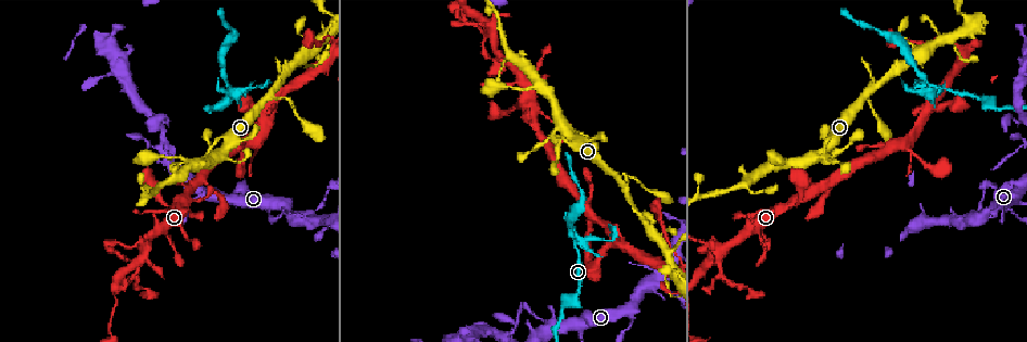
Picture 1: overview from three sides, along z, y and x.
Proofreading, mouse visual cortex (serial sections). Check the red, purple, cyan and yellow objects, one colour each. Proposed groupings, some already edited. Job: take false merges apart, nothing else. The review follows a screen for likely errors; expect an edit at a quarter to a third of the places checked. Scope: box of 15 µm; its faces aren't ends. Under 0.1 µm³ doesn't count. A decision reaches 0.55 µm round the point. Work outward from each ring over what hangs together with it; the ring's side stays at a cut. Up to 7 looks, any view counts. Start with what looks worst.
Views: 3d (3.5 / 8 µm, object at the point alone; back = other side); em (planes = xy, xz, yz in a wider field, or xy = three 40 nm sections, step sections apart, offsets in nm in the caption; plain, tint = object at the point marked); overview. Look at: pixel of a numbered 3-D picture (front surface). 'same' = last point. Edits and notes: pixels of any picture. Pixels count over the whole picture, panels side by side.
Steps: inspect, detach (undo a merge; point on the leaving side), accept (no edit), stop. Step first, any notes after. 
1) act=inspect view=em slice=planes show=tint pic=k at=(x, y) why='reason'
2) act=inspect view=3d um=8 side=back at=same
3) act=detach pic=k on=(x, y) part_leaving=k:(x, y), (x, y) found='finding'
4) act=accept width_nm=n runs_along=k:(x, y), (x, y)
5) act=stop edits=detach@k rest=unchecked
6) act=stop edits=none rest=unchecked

act=inspect view=3d um=3.5 pic=1 at=(933, 84) why='branch point'

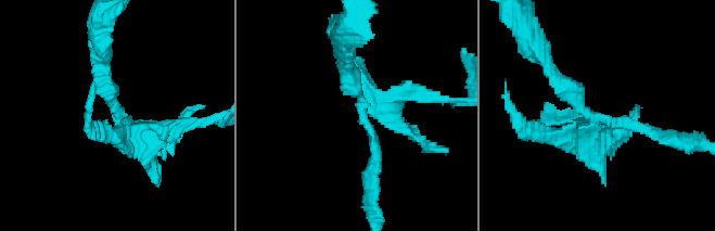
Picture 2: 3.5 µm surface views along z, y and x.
act=inspect view=em slice=planes show=tint pic=2 at=(121, 120)

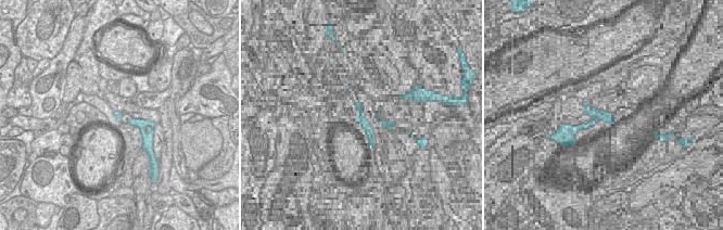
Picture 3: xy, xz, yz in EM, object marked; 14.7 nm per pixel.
act=detach pic=2 on=(552, 135) part_leaving=2:(370, 110), (404, 93), (460, 101) found='a second cell is stuck on'

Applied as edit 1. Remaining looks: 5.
act=inspect view=overview why='see it whole again'

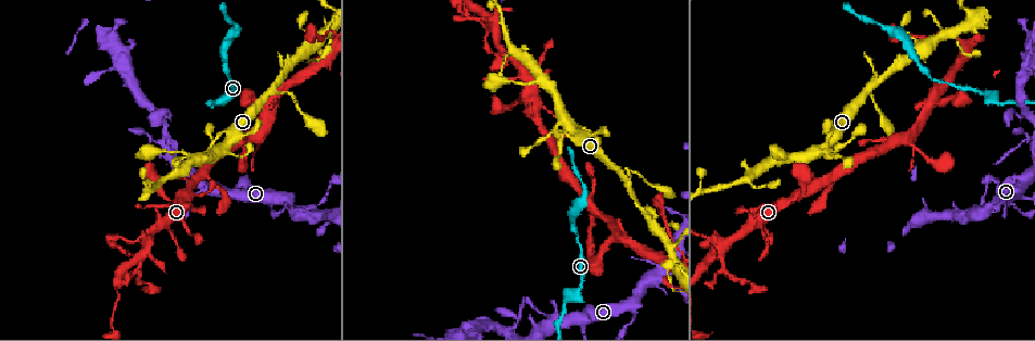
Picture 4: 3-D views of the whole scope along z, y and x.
act=inspect view=3d um=8 pic=4 at=(719, 252) why='four arms meet'

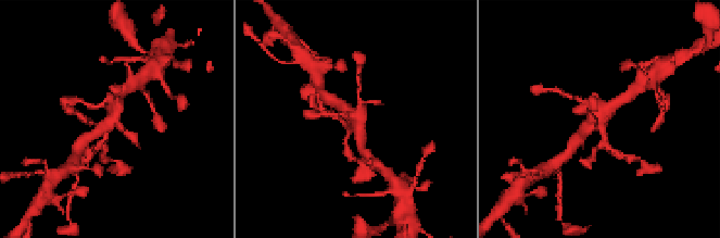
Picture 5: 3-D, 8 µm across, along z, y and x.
act=inspect view=3d um=3.5 pic=5 at=(598, 117)

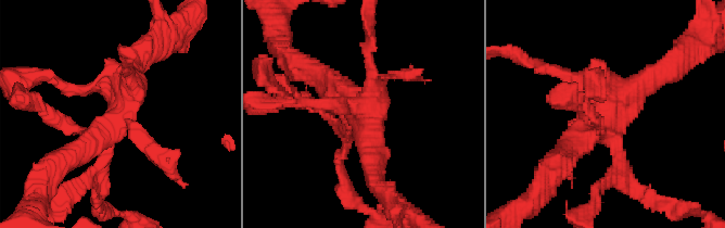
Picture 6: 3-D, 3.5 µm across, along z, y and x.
act=inspect view=em slice=xy step=2 show=tint pic=6 at=(119, 117) why='need the tissue'

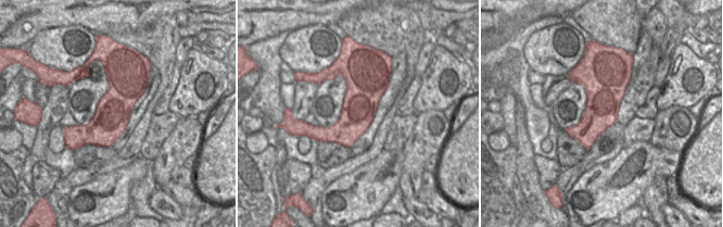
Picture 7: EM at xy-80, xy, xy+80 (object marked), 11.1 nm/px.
act=accept runs_along=6:(652, 79), (613, 96), (563, 156) found='continuous, no second cell'

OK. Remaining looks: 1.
act=stop edits=detach@2 rest=unchecked

